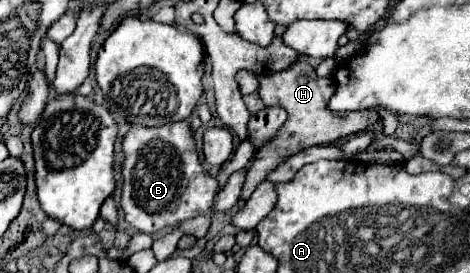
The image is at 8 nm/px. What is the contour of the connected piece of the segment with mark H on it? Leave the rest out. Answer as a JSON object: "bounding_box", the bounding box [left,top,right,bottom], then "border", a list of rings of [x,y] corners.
{"bounding_box":[242,60,380,200],"border":[[[296,60],[292,66],[288,66],[282,72],[274,72],[274,74],[260,74],[258,76],[258,94],[260,100],[264,102],[264,106],[280,106],[288,112],[288,120],[286,124],[280,128],[278,136],[266,144],[256,160],[250,164],[244,188],[242,188],[242,196],[244,200],[250,198],[250,194],[254,192],[254,188],[266,178],[266,174],[278,166],[286,156],[292,156],[304,148],[310,146],[318,146],[318,144],[332,144],[338,138],[344,136],[352,136],[358,134],[370,126],[376,124],[376,120],[380,118],[376,110],[358,110],[358,112],[332,112],[328,108],[328,96],[332,96],[332,78],[318,78],[314,68],[304,62],[304,60]]]}

